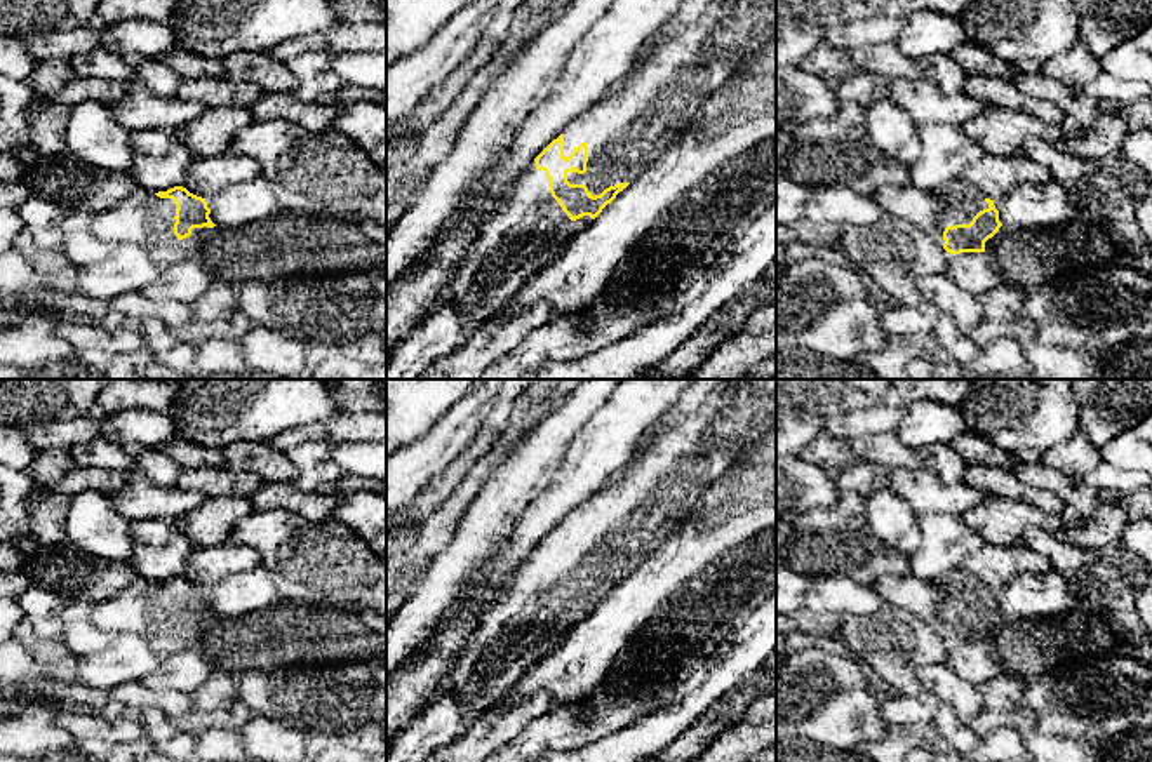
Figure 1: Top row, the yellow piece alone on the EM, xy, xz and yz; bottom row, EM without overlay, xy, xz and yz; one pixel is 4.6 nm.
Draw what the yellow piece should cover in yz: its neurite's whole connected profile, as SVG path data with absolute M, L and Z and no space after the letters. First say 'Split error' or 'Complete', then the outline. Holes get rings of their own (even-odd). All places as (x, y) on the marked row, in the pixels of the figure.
Split error. M962 177L934 191L905 184L875 190L870 197L889 216L919 226L950 254L985 252L995 238L1011 231L999 221L994 200Z

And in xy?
Split error. M183 186L158 193L137 188L117 207L94 214L92 233L108 245L136 244L165 268L202 256L204 244L221 230L209 214L205 198Z

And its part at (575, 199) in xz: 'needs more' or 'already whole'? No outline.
needs more

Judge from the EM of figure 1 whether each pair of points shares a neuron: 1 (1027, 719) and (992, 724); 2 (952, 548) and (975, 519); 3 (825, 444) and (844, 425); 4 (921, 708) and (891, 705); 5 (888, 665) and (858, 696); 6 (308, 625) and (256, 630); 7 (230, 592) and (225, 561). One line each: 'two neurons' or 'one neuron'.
1: one neuron
2: two neurons
3: two neurons
4: one neuron
5: two neurons
6: one neuron
7: two neurons

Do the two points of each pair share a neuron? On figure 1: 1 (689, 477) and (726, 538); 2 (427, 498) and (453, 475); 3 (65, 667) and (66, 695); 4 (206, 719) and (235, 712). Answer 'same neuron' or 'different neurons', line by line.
1: different neurons
2: same neuron
3: different neurons
4: same neuron

